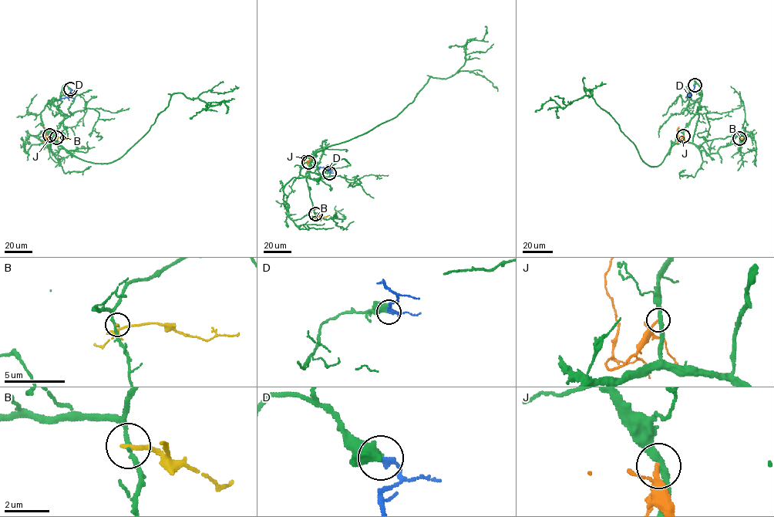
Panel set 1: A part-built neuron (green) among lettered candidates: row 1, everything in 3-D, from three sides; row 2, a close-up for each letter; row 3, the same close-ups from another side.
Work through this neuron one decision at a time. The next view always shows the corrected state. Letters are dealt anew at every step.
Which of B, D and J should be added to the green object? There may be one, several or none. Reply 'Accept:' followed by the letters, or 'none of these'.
Accept: none of these

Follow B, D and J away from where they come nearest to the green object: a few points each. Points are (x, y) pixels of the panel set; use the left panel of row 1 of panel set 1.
B: (56, 137), (70, 138)
D: (70, 89), (71, 94), (59, 97)
J: (49, 135), (51, 140), (46, 138), (43, 126)

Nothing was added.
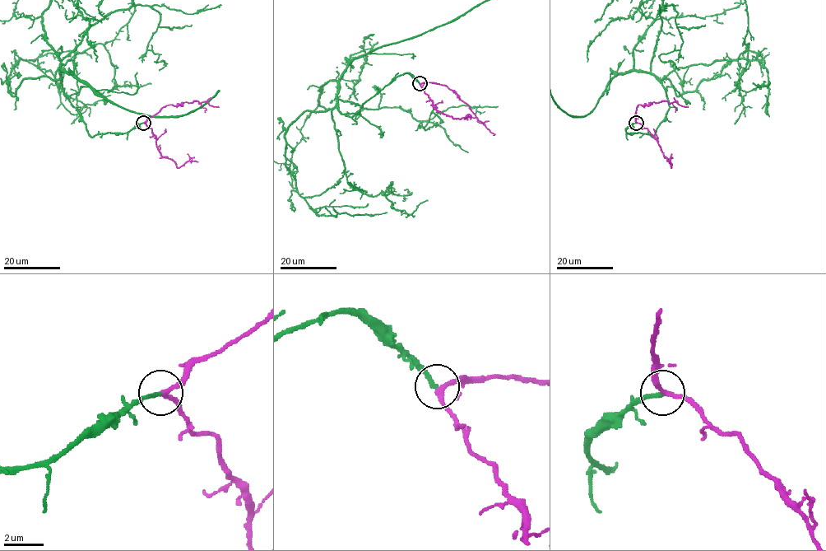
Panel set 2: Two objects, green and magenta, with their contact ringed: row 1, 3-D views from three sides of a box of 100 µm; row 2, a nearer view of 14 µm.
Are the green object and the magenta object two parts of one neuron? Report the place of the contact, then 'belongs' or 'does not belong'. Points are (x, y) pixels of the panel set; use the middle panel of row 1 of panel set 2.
(419, 83) | belongs

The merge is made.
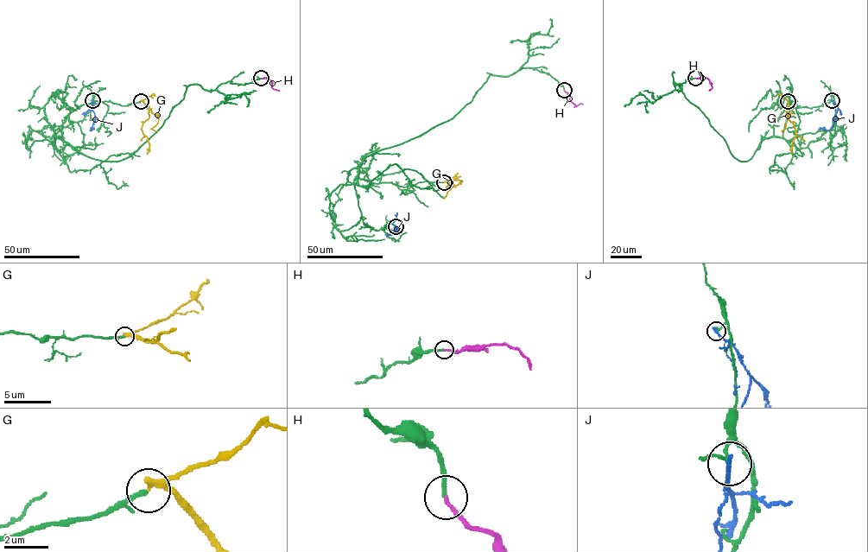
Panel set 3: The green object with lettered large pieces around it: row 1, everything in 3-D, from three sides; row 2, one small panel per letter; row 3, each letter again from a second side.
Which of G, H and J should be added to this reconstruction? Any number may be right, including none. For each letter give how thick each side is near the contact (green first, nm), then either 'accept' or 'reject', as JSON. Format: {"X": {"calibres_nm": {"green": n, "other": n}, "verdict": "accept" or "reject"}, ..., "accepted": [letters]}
{"G": {"calibres_nm": {"green": 150, "other": 240}, "verdict": "reject"}, "H": {"calibres_nm": {"green": 200, "other": 170}, "verdict": "accept"}, "J": {"calibres_nm": {"green": 110, "other": 200}, "verdict": "reject"}, "accepted": ["H"]}

